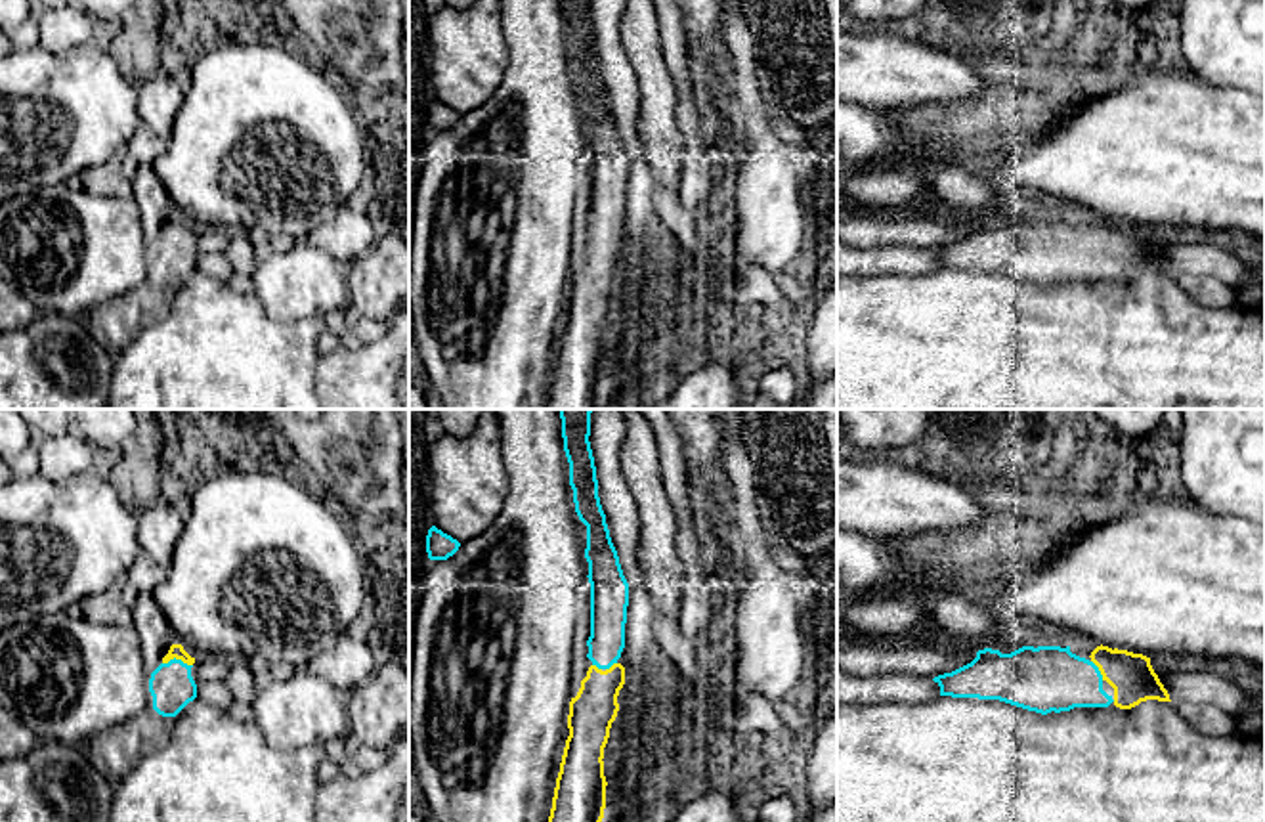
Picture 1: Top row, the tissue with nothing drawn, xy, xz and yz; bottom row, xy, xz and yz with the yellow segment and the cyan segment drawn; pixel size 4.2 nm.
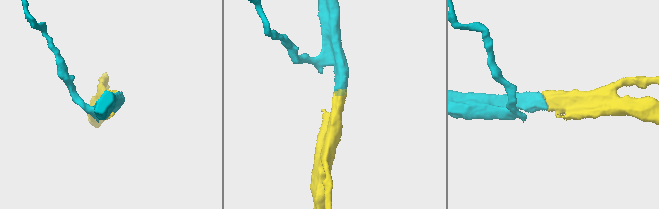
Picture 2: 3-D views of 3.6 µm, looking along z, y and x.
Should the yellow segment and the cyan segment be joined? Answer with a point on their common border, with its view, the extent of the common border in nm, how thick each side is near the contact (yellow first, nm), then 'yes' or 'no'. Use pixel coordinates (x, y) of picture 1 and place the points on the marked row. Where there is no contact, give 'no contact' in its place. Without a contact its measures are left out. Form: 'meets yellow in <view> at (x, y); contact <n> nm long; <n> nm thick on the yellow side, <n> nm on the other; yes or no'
meets yellow in xy at (178, 658); contact 130 nm long; 60 nm thick on the yellow side, 190 nm on the other; yes

